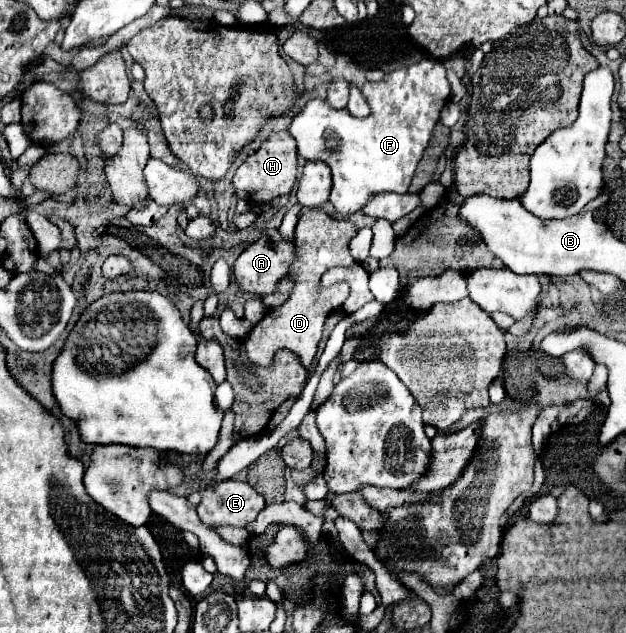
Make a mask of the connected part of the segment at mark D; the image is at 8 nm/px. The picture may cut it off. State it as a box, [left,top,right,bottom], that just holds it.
[244,209,358,369]

